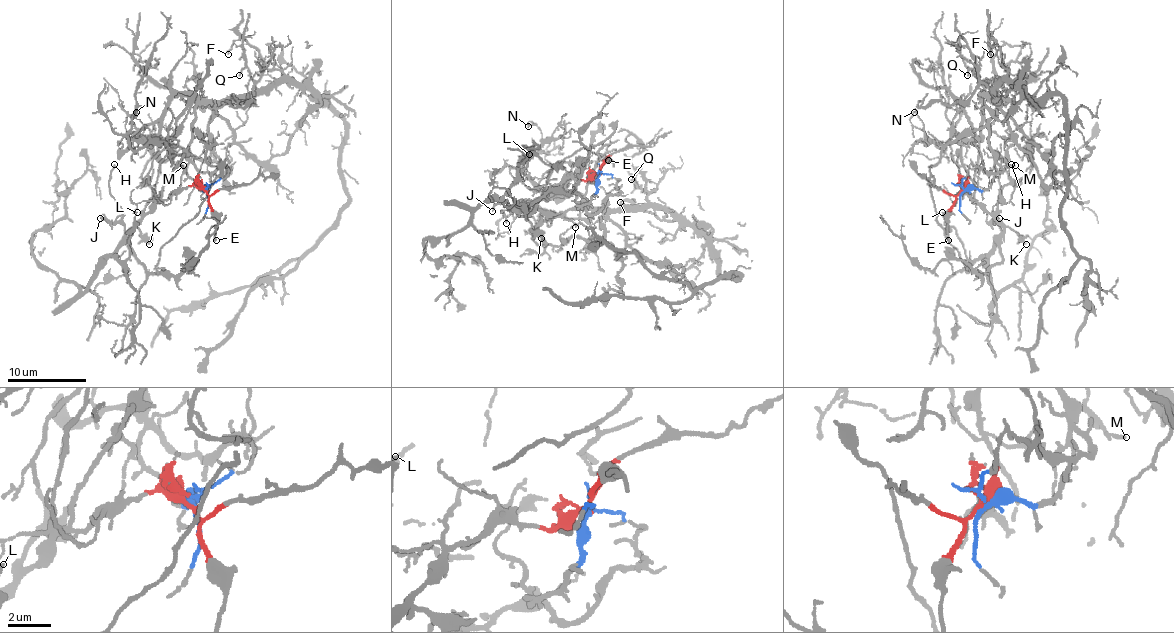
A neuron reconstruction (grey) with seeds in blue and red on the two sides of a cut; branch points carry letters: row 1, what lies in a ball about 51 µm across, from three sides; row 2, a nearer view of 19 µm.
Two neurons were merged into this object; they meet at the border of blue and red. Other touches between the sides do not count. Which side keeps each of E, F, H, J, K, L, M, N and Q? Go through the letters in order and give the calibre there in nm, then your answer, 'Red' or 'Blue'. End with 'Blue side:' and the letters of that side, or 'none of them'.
E: Thickness 170 nm. Red
F: Thickness 110 nm. Blue
H: Thickness 190 nm. Red
J: Thickness 150 nm. Red
K: Thickness 280 nm. Red
L: Thickness 100 nm. Red
M: Thickness 150 nm. Blue
N: Thickness 140 nm. Blue
Q: Thickness 180 nm. Blue
Blue side: F, M, N, Q

